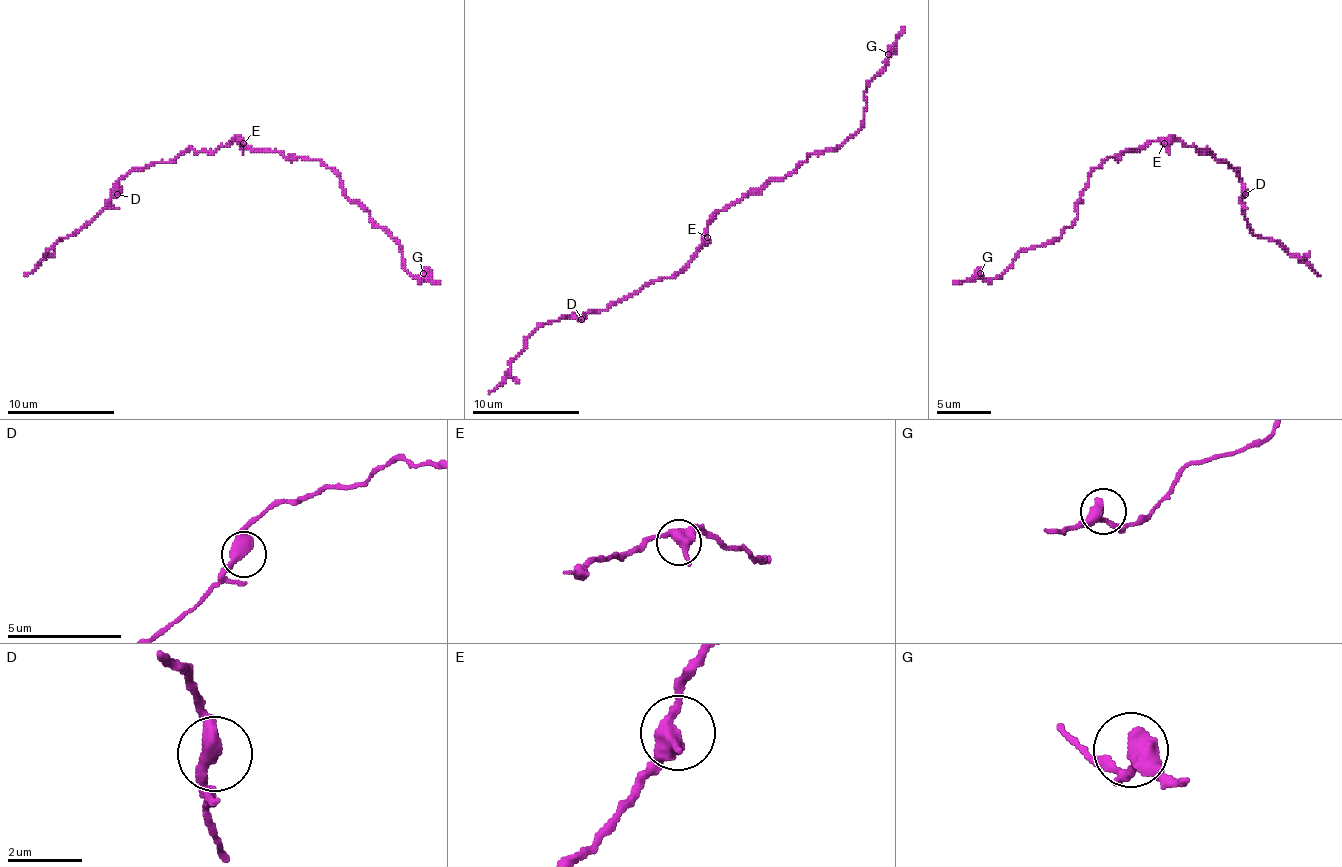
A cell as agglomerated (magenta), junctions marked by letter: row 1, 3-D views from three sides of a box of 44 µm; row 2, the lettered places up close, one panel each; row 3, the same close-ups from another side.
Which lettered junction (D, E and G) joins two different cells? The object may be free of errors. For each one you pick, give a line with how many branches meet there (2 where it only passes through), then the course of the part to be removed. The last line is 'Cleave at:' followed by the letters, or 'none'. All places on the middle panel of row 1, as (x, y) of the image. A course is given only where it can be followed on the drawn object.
Cleave at: none

